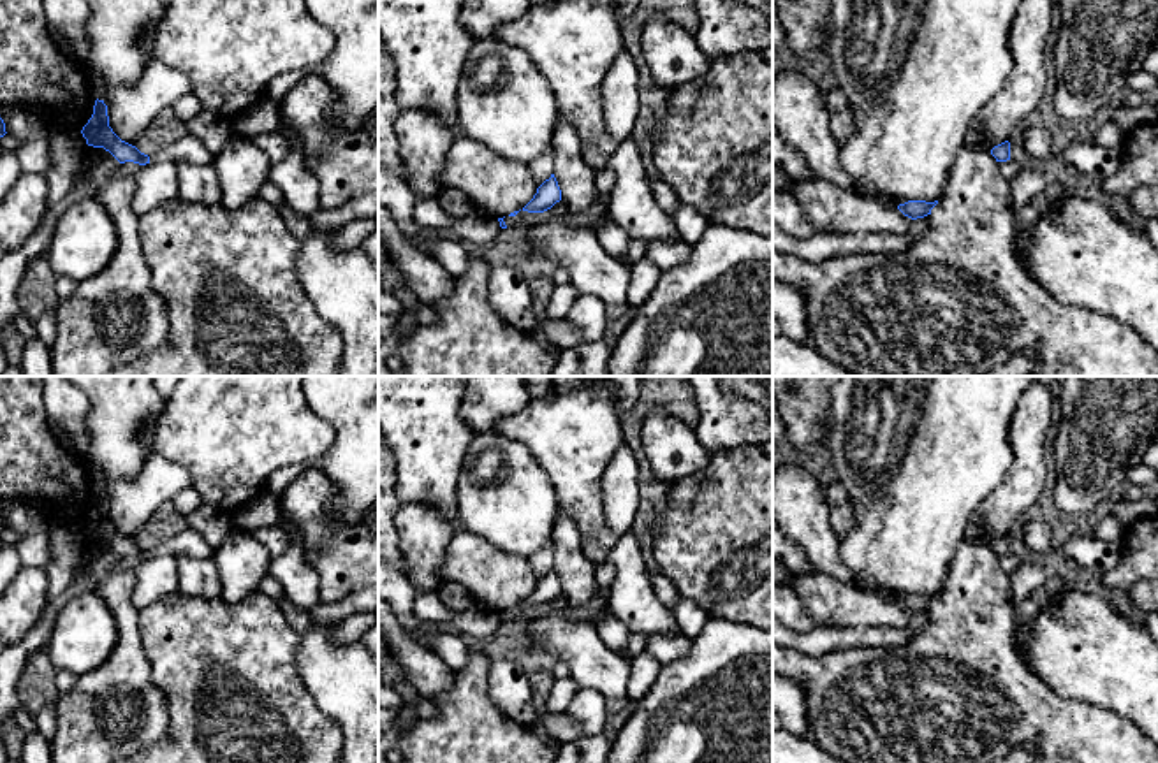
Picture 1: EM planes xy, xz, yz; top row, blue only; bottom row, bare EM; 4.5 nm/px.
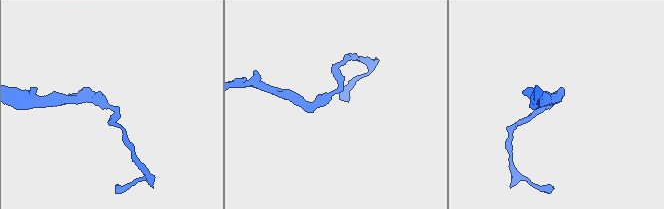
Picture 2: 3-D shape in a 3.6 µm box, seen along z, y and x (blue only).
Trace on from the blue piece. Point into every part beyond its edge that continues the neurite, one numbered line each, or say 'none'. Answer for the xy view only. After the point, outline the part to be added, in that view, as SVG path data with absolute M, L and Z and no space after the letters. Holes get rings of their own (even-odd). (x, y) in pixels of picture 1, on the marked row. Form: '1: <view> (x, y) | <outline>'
none

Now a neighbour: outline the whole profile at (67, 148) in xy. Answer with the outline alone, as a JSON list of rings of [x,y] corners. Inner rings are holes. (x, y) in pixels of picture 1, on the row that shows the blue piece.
[[[49,128],[49,160],[46,174],[48,202],[46,207],[60,202],[76,185],[86,162],[88,144],[81,132],[72,128]]]

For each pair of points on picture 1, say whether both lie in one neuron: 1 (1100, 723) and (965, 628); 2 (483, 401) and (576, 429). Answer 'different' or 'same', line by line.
1: same
2: different

